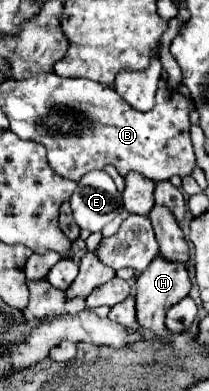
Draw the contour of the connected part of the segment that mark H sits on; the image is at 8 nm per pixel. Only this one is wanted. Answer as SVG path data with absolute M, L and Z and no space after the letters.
M156 257L152 265L144 273L140 273L136 279L136 317L140 327L152 331L156 335L156 341L160 341L162 345L170 345L172 331L164 323L168 305L178 303L188 293L190 293L190 277L184 265L170 263L170 261L164 261L162 257Z

